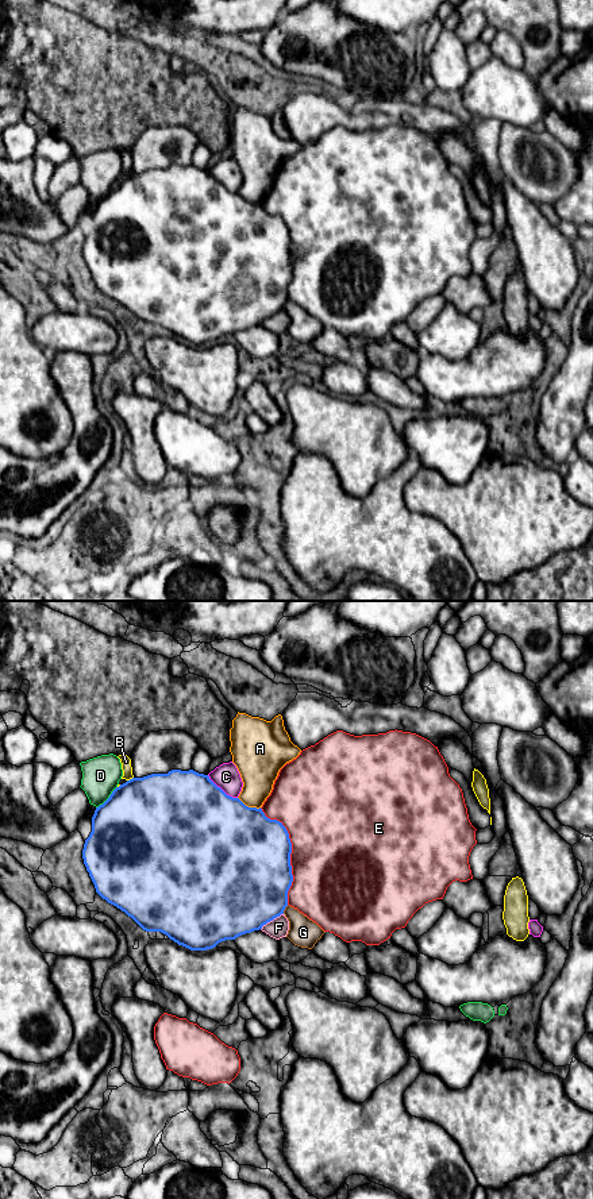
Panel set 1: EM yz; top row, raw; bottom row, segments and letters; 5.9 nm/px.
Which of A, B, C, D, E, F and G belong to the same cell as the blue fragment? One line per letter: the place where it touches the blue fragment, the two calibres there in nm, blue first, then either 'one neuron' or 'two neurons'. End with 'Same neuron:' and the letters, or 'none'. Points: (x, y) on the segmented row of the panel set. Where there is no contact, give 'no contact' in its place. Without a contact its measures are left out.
A: meets blue in yz at (247, 806); 500 nm thick on the blue side, 240 nm on the other; two neurons
B: meets blue in yz at (130, 779); 500 nm thick on the blue side, 60 nm on the other; two neurons
C: meets blue in yz at (220, 789); 500 nm thick on the blue side, 150 nm on the other; two neurons
D: meets blue in yz at (108, 798); 500 nm thick on the blue side, 220 nm on the other; two neurons
E: meets blue in yz at (291, 852); 500 nm thick on the blue side, 500 nm on the other; two neurons
F: meets blue in yz at (270, 920); 500 nm thick on the blue side, 120 nm on the other; two neurons
G: meets blue in yz at (284, 909); 460 nm thick on the blue side, 180 nm on the other; two neurons
Same neuron: none

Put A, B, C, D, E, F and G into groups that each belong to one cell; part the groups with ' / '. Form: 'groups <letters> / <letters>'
groups A / B F / C / D / E / G

